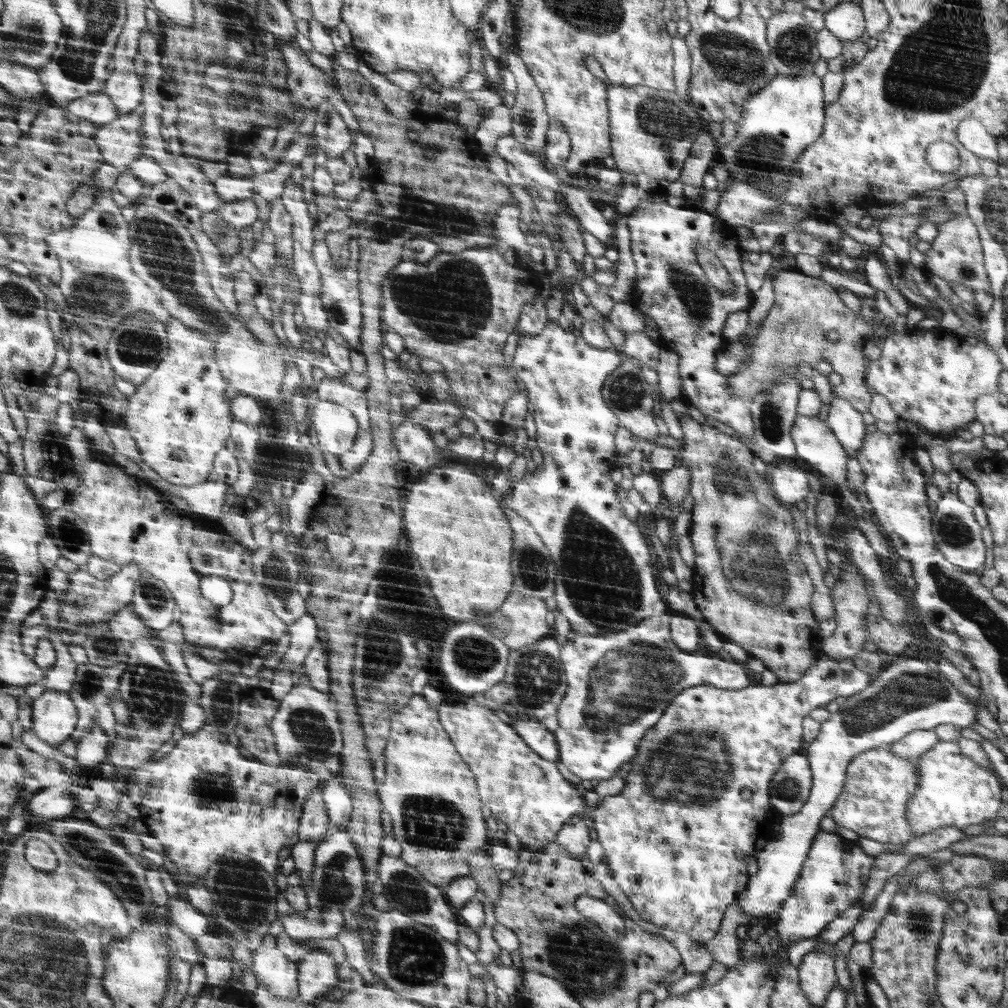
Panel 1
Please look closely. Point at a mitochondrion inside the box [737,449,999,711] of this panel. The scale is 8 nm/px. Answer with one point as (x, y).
(953, 530)

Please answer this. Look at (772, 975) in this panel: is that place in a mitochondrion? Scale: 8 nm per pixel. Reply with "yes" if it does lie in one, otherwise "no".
no

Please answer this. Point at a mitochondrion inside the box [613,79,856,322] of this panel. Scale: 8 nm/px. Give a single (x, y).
(762, 157)

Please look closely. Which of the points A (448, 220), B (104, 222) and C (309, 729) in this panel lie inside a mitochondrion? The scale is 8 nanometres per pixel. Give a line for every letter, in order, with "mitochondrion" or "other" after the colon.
A: mitochondrion
B: other
C: mitochondrion

